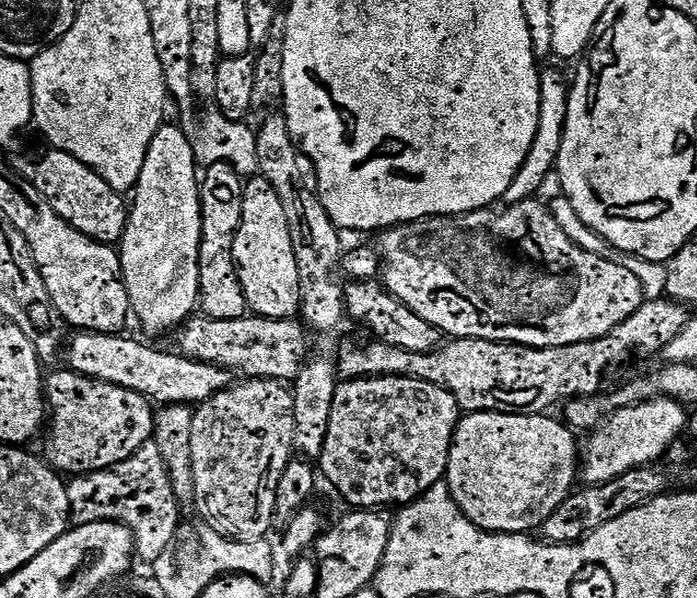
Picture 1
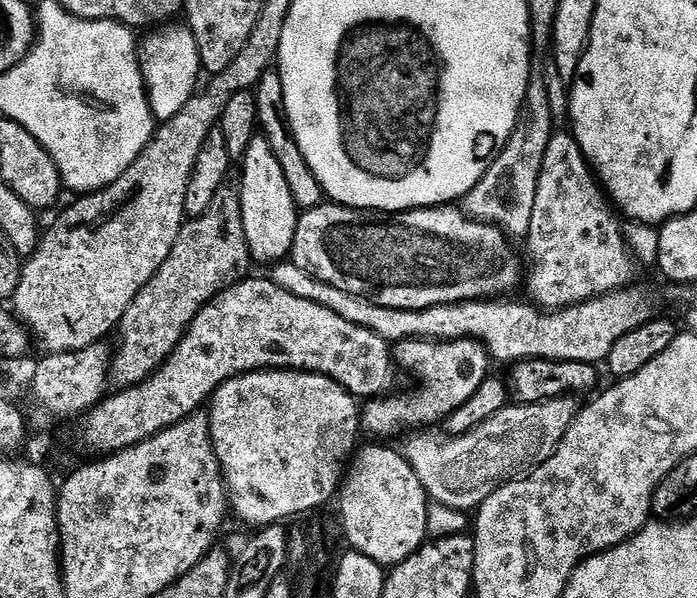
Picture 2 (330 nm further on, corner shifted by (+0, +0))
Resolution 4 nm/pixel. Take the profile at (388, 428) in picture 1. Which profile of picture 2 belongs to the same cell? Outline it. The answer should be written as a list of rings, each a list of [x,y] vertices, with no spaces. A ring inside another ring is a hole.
[[[402,340],[395,345],[394,360],[401,369],[416,368],[416,376],[420,379],[420,388],[413,392],[404,392],[401,396],[397,394],[385,394],[379,398],[372,398],[363,405],[360,413],[360,426],[365,433],[369,432],[377,441],[388,442],[395,432],[407,433],[409,430],[424,430],[427,424],[439,425],[448,419],[450,413],[458,410],[478,386],[482,386],[484,380],[489,379],[488,364],[490,357],[483,344],[478,340]]]

